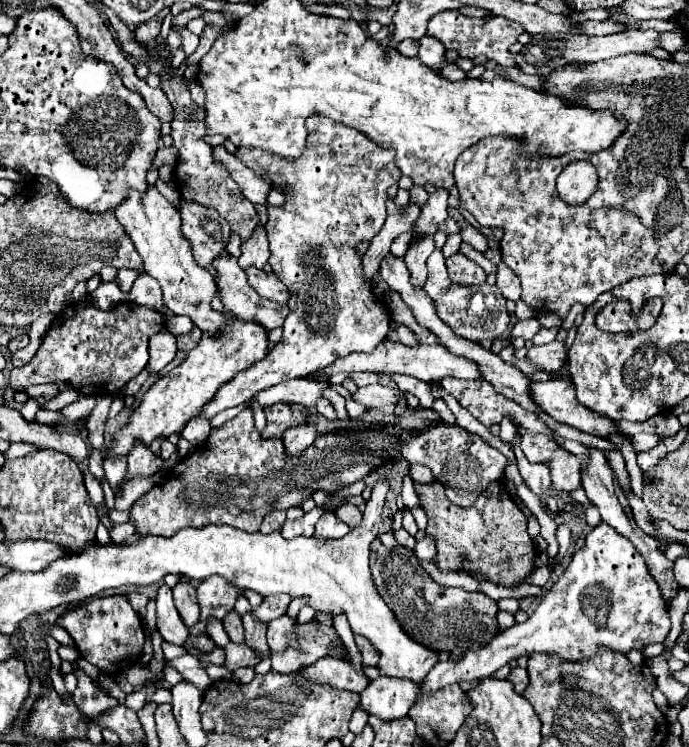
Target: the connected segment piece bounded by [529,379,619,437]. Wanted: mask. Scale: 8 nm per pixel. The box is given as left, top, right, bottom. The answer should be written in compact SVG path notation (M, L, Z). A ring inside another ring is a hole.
M549 379L547 383L529 383L529 395L535 405L551 415L555 421L575 427L579 431L609 437L611 433L619 433L617 425L595 411L589 411L581 403L577 403L573 383L569 379Z

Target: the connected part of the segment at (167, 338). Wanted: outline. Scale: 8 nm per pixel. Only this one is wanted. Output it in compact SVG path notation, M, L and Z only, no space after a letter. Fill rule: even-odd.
M163 331L153 335L153 339L149 339L149 363L147 363L149 375L159 373L167 363L171 363L175 359L175 353L177 343L171 333Z

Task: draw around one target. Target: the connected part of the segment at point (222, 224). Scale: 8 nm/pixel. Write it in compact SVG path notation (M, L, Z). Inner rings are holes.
M179 199L179 215L181 215L181 233L191 243L193 257L213 275L213 259L225 253L225 245L229 241L231 227L229 223L217 215L217 211L203 207L201 203Z

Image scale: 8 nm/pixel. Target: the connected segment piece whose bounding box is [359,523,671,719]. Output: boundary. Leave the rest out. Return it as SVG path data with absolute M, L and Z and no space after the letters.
M599 523L587 537L585 545L573 555L573 561L565 569L565 573L559 577L559 581L553 585L553 589L543 597L543 603L535 609L535 613L521 625L513 625L511 629L501 631L489 645L485 645L481 651L465 651L459 661L445 661L437 663L427 677L421 683L415 683L411 679L397 679L397 677L379 677L369 683L369 687L361 693L361 707L369 711L371 715L377 715L381 719L399 719L409 713L413 703L417 701L417 695L423 693L435 693L437 689L449 685L449 683L459 683L459 681L475 681L481 677L493 675L499 667L505 663L519 659L523 655L533 655L533 653L545 653L545 655L557 655L559 659L565 661L579 661L593 657L599 649L611 649L617 653L627 655L631 649L643 649L651 643L663 643L667 633L669 633L671 621L669 613L665 607L665 601L661 599L659 587L655 579L649 575L645 561L633 547L629 539L619 535L613 527L607 523Z

